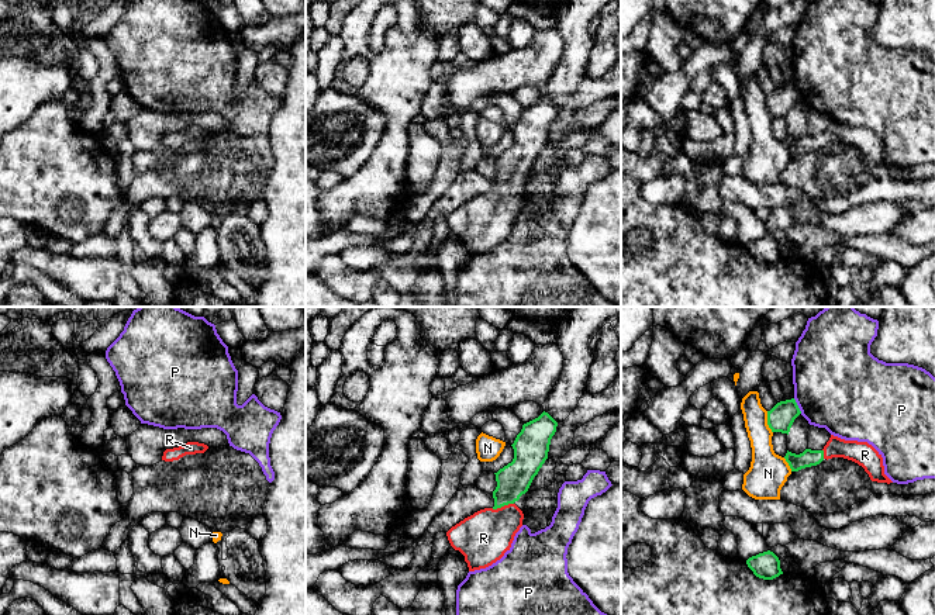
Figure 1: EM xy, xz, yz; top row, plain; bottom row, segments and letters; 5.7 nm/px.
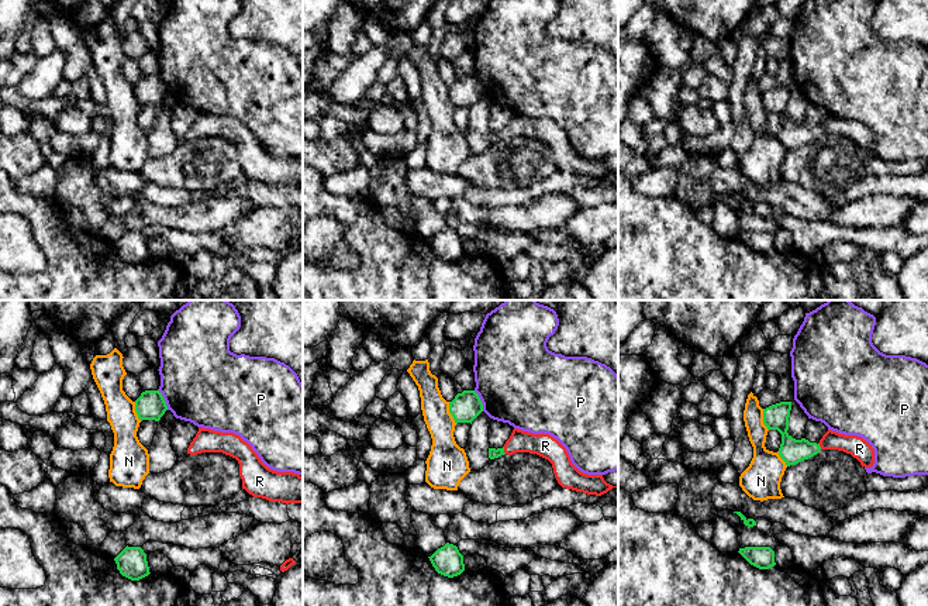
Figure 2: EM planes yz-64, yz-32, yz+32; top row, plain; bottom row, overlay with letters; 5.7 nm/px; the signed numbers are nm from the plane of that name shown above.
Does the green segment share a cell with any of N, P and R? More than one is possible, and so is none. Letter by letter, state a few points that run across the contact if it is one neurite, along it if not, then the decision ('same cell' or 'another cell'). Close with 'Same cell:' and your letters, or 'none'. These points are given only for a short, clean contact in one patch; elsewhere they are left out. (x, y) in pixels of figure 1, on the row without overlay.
N: another cell
P: another cell
R: xz (513, 165), (501, 190), (501, 204), (483, 223) | same cell
Same cell: R

